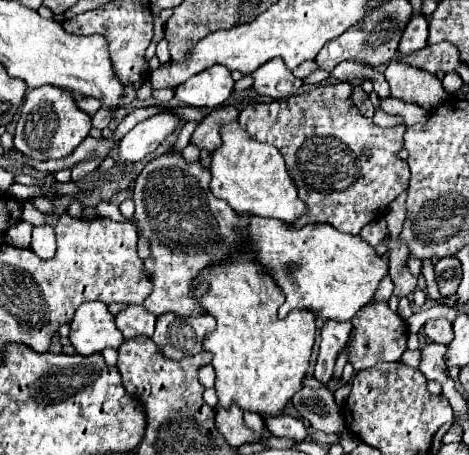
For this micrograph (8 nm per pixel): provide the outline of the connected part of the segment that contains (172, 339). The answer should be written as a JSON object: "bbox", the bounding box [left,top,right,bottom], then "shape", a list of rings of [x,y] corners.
{"bbox":[151,312,215,358],"shape":[[[167,312],[157,318],[151,340],[167,358],[185,358],[203,350],[203,336],[215,328],[215,318],[209,314],[181,318]]]}

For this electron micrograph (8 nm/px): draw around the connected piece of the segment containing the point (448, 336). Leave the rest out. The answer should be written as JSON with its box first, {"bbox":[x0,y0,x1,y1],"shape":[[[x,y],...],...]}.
{"bbox":[423,320,453,344],"shape":[[[429,320],[425,326],[423,326],[423,332],[427,334],[427,338],[431,342],[437,342],[437,344],[449,344],[453,340],[453,326],[449,320]]]}

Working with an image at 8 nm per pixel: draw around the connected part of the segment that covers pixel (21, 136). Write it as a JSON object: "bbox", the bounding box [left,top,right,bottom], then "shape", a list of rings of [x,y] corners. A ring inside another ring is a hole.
{"bbox":[13,86,91,160],"shape":[[[41,86],[27,90],[25,102],[19,112],[13,142],[15,148],[29,158],[61,160],[67,158],[89,136],[89,130],[91,130],[91,118],[75,108],[75,102],[69,98],[67,92],[63,92],[61,88]]]}

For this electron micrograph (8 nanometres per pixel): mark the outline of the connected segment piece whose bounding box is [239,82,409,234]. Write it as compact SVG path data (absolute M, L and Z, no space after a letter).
M349 82L317 86L307 94L289 96L287 100L251 102L239 114L239 124L259 142L273 144L285 158L287 172L297 188L299 198L305 202L307 212L293 220L291 228L303 228L305 224L331 224L339 232L359 234L361 228L381 218L389 204L407 190L409 166L397 154L403 148L405 126L379 128L371 118L365 118L351 102L353 86Z

